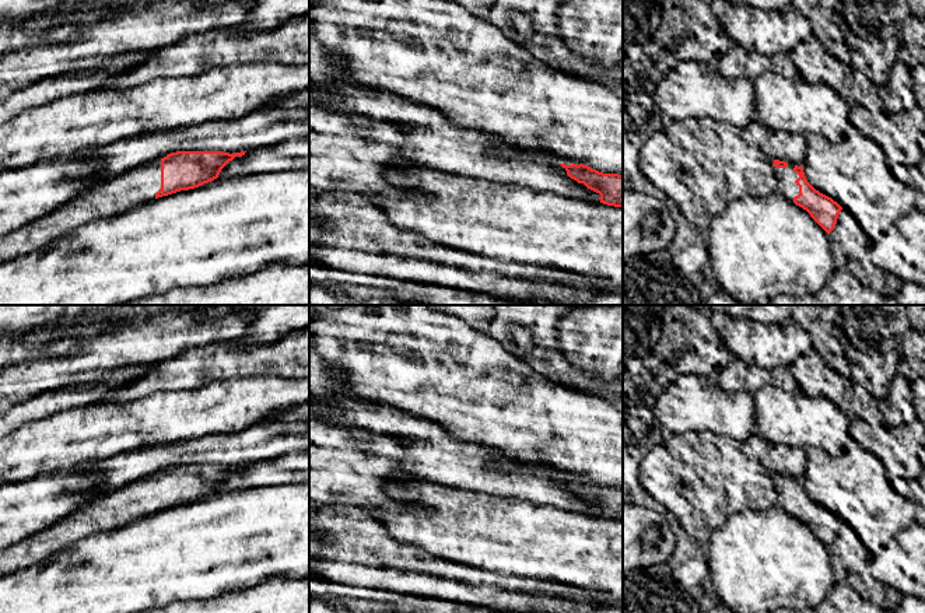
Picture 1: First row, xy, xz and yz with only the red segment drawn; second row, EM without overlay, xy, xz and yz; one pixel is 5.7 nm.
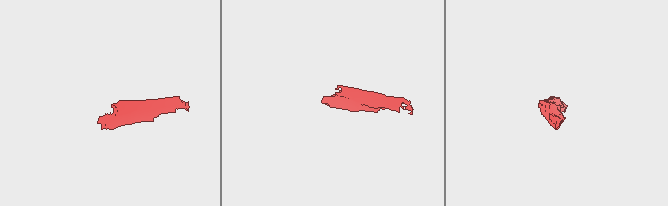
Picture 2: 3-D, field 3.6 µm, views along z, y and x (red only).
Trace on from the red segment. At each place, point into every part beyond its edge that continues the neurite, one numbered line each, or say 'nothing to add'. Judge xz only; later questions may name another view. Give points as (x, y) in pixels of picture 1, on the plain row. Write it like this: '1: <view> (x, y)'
nothing to add

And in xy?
1: xy (114, 510)

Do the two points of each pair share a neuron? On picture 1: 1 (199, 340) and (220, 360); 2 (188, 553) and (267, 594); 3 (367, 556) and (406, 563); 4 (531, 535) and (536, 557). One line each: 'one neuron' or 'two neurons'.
1: two neurons
2: two neurons
3: one neuron
4: two neurons

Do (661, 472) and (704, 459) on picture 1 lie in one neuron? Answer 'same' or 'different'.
same

